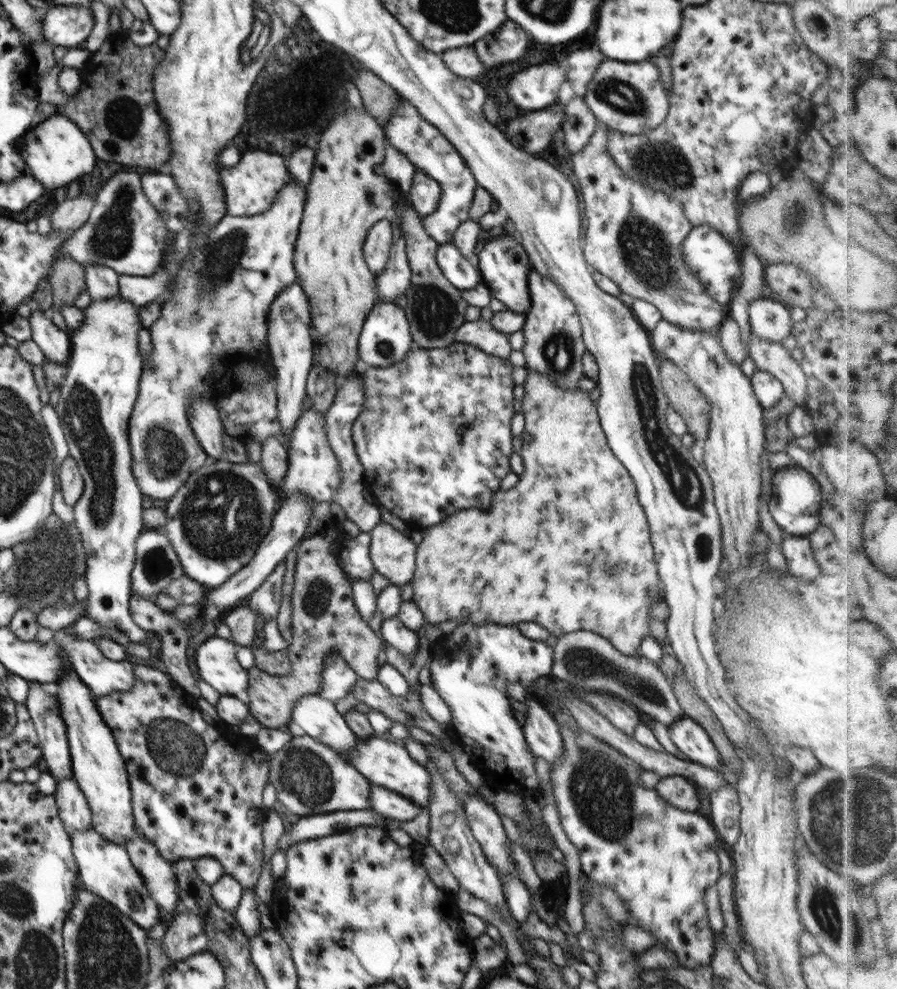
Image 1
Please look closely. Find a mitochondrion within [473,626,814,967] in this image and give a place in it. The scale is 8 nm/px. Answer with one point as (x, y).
(600, 791)

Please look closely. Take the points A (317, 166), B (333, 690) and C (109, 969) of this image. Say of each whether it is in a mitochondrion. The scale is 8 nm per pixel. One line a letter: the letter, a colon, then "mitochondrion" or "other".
A: other
B: other
C: mitochondrion

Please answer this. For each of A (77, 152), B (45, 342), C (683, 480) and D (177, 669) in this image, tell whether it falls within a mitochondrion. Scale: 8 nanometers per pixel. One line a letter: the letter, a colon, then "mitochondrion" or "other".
A: other
B: other
C: mitochondrion
D: other

